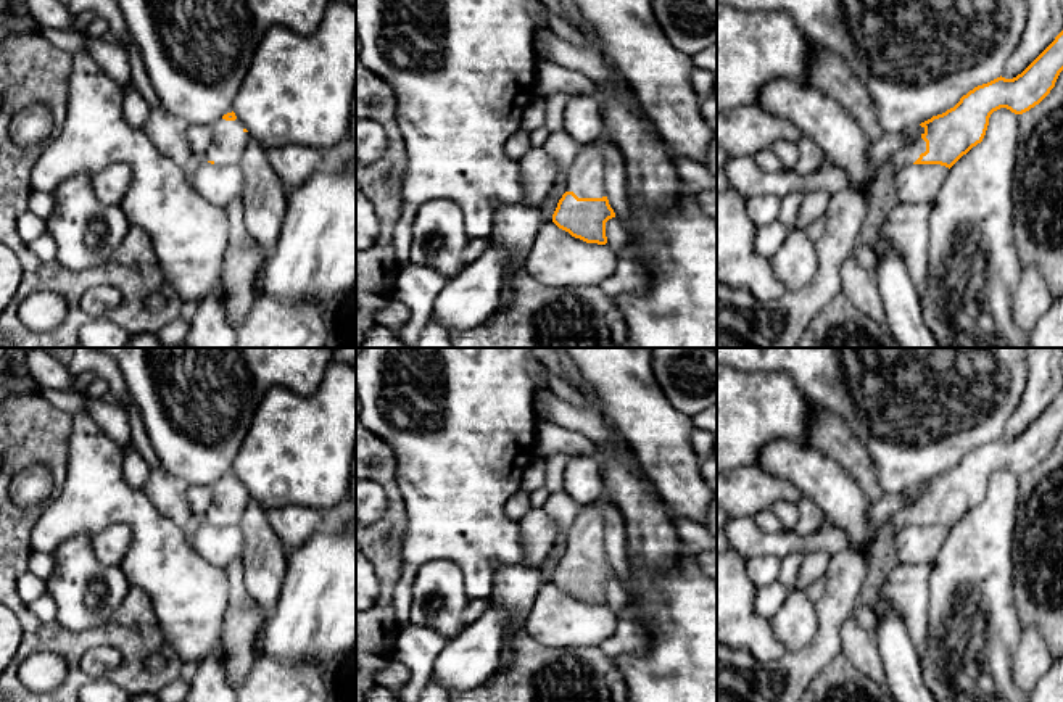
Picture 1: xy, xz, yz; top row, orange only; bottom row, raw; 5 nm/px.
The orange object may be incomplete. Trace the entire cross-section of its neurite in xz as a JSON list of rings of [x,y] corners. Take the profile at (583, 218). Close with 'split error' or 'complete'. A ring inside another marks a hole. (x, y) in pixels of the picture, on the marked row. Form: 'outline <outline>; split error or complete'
outline [[[607,129],[583,145],[573,161],[565,193],[557,203],[552,222],[586,243],[606,245],[606,222],[615,217],[604,188],[602,147],[612,143]]]; split error

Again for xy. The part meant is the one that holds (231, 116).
outline [[[234,111],[227,113],[211,126],[211,143],[205,159],[216,166],[240,164],[250,140],[243,122]]]; split error

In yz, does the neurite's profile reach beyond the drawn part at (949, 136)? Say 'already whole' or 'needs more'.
needs more

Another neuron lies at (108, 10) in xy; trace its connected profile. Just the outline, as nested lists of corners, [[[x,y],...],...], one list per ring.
[[[69,0],[68,8],[72,14],[92,11],[95,16],[103,18],[124,48],[134,42],[116,0]]]

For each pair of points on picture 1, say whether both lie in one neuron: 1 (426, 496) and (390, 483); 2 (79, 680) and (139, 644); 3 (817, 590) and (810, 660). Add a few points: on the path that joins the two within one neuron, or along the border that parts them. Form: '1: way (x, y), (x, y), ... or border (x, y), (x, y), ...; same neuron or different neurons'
1: border (392, 450), (397, 487), (403, 498), (408, 524); different neurons
2: way (74, 657), (90, 638), (116, 636); same neuron
3: border (827, 575), (827, 588), (815, 604); different neurons

